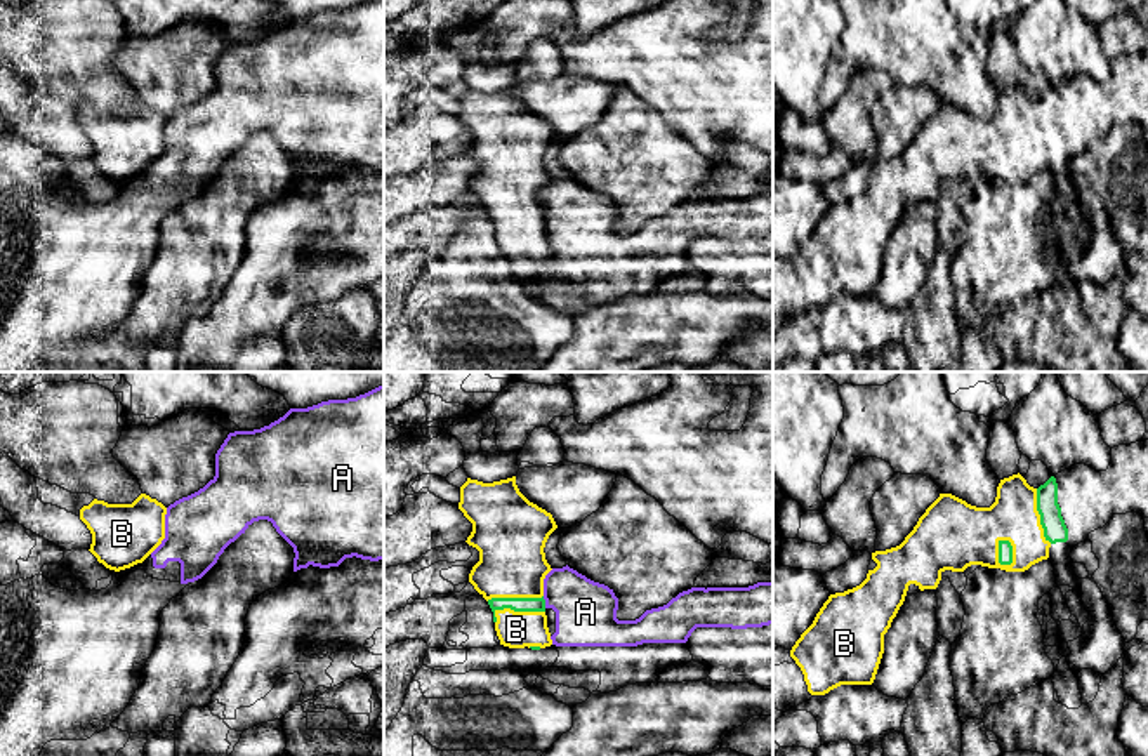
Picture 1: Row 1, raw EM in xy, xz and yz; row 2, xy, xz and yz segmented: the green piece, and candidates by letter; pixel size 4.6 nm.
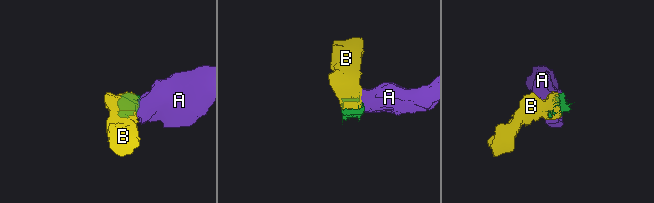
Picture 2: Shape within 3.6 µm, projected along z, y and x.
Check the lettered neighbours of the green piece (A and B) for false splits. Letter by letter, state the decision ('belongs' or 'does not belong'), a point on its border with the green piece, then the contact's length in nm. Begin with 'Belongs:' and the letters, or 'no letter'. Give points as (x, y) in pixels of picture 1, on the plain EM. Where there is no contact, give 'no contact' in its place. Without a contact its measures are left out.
Belongs: B
A: does not belong; meets green in xz at (544, 212); contact 60 nm long
B: belongs; meets green in yz at (999, 167); contact 140 nm long

